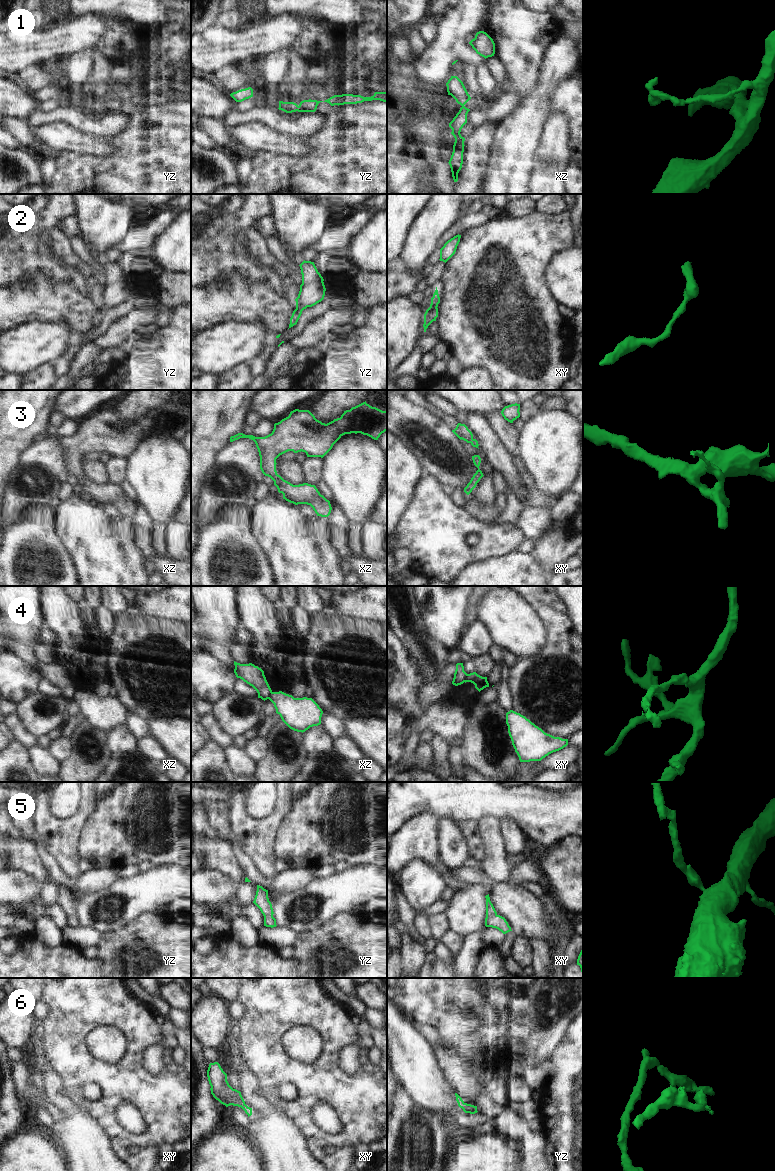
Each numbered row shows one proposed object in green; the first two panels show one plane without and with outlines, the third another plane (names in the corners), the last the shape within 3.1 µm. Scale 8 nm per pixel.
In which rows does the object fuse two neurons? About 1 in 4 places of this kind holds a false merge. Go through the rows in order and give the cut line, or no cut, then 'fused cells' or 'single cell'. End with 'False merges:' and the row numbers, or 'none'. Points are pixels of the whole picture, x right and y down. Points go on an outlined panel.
1: no cut; single cell
2: no cut; single cell
3: no cut; single cell
4: cut in xy along (468, 674), (464, 681); fused cells
5: no cut; single cell
6: no cut; single cell
False merges: 4

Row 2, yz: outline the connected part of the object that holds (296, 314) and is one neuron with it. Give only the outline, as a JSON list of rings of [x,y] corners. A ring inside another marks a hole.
[[[303,261],[300,265],[302,284],[296,301],[296,309],[290,318],[289,328],[297,324],[302,311],[321,302],[325,296],[324,279],[318,272],[314,262]],[[288,328],[288,329],[289,329]]]

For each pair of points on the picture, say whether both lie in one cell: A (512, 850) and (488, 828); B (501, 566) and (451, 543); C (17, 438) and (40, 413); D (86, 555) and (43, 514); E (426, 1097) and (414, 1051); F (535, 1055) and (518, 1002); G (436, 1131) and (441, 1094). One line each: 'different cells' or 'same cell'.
A: different cells
B: different cells
C: same cell
D: different cells
E: same cell
F: same cell
G: different cells

